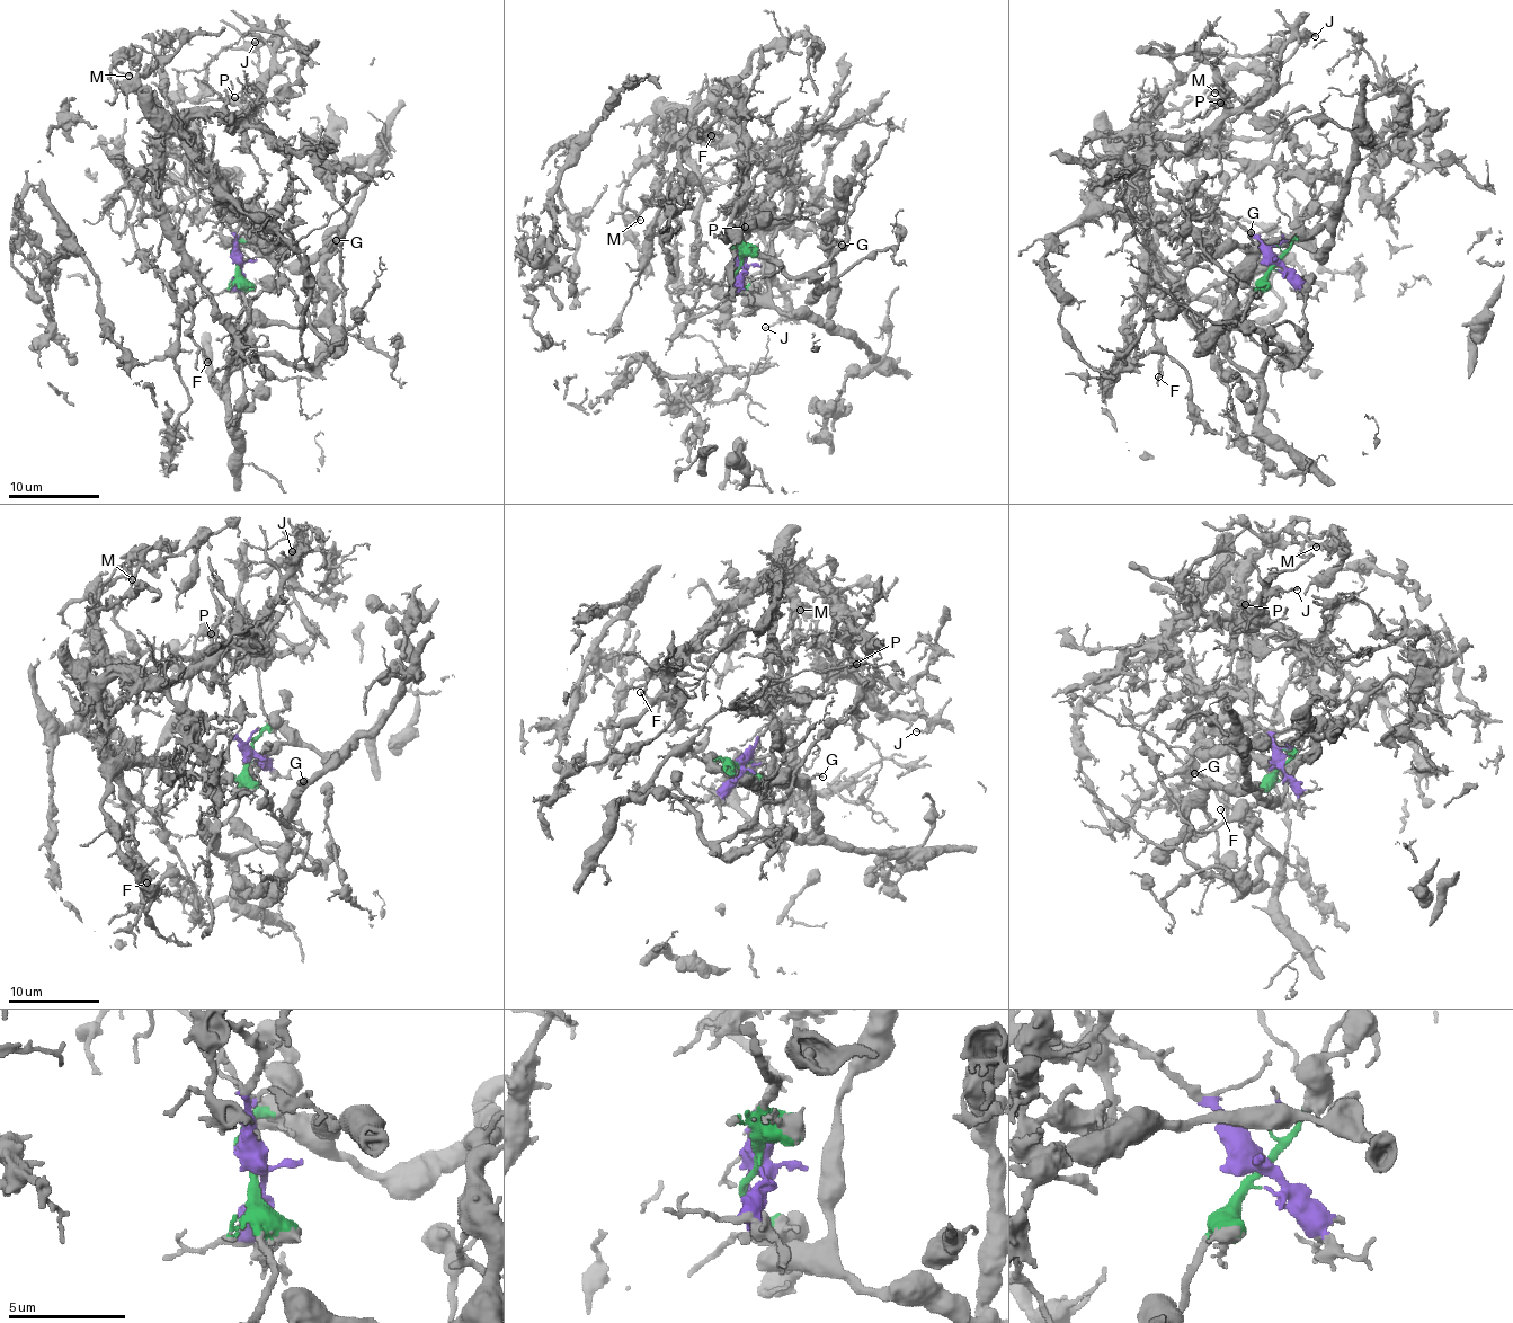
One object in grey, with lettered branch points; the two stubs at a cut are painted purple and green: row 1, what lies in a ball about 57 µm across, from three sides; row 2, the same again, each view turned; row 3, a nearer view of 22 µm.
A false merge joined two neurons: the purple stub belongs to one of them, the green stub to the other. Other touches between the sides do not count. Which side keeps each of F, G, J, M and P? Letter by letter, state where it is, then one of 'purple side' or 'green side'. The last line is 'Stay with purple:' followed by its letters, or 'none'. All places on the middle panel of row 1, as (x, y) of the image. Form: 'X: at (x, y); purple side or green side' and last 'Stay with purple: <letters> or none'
F: at (711, 135); purple side
G: at (842, 245); green side
J: at (765, 327); purple side
M: at (640, 220); purple side
P: at (745, 227); purple side
Stay with purple: F, J, M, P

